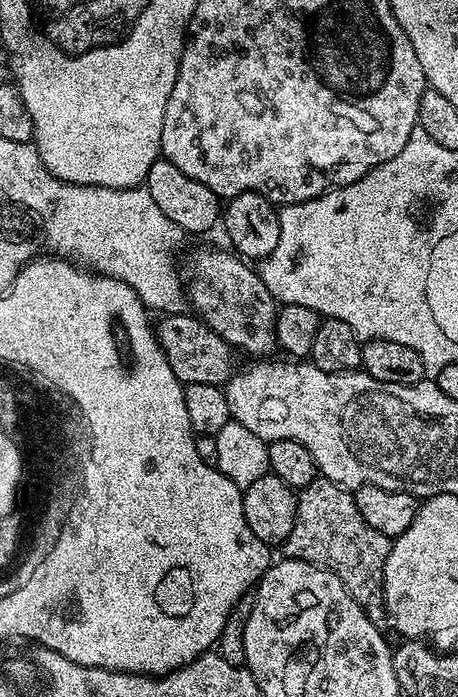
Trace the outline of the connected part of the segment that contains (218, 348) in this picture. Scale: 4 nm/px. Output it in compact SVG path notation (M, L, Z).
M187 315L168 316L161 324L155 325L156 343L162 346L170 362L170 370L174 370L180 383L185 386L190 384L227 385L228 379L234 375L232 345L225 342L214 329L209 328L199 316Z

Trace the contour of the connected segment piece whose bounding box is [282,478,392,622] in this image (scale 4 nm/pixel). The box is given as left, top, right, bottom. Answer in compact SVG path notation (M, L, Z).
M317 478L310 486L299 489L296 497L296 522L282 545L283 555L293 560L305 560L319 568L333 572L342 582L342 586L364 607L368 617L377 622L385 619L384 611L384 567L386 558L392 549L392 540L374 526L368 525L366 518L358 514L355 495L342 484L332 480Z

